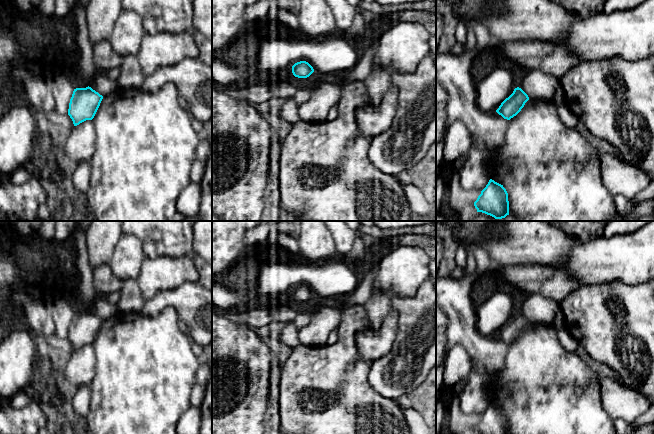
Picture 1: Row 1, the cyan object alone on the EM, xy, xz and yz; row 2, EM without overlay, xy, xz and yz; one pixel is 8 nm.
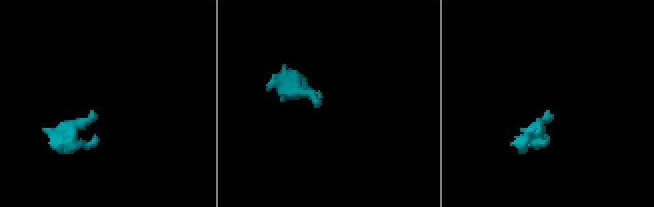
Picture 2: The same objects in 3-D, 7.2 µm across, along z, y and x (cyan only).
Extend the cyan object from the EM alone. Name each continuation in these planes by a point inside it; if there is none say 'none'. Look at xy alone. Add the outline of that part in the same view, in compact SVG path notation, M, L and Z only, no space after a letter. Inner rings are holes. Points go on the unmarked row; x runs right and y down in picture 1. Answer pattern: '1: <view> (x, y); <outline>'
none

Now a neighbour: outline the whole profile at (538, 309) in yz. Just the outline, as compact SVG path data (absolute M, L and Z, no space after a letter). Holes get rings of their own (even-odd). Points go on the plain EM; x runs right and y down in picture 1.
M532 294L524 296L519 312L528 319L529 323L554 325L558 308L558 301Z

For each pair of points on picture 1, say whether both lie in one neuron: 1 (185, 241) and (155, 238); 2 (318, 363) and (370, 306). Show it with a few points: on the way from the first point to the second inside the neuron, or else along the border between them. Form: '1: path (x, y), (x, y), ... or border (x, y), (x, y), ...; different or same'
1: path (178, 241), (175, 238), (162, 238); same
2: border (362, 306), (365, 310), (369, 326); different

